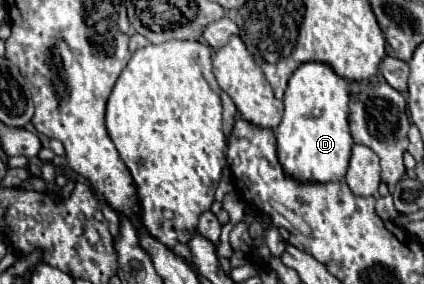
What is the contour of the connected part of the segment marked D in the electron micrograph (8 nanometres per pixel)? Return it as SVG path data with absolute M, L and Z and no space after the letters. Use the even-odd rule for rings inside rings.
M302 63L290 77L284 95L284 117L276 127L278 157L288 175L300 181L342 181L348 169L352 135L348 127L348 81L334 73L326 63Z

